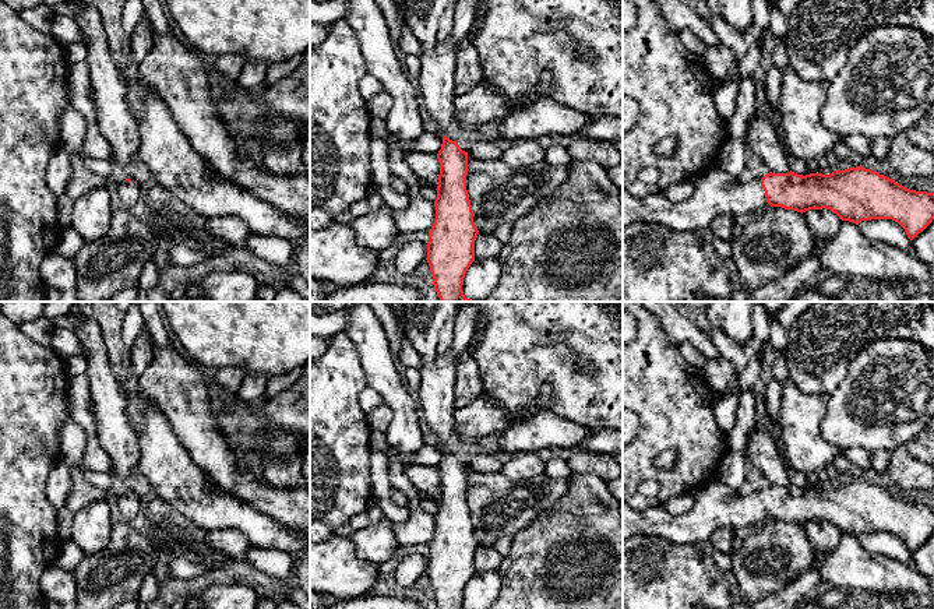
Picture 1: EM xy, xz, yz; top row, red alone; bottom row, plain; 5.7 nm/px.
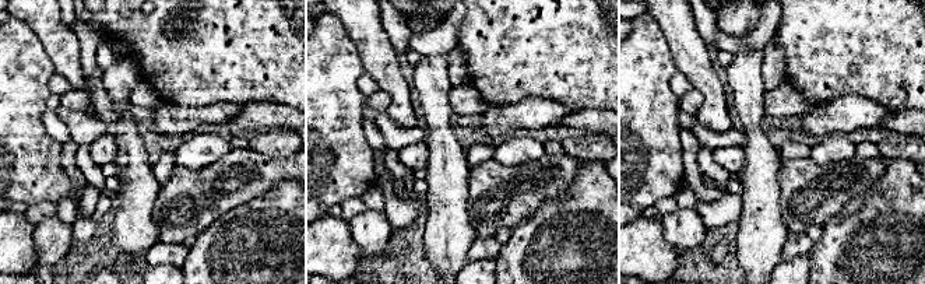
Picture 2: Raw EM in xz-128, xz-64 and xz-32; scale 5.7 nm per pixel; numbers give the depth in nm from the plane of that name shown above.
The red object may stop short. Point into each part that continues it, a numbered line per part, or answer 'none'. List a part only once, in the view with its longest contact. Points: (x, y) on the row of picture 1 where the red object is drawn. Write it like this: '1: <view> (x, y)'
1: yz (716, 193)

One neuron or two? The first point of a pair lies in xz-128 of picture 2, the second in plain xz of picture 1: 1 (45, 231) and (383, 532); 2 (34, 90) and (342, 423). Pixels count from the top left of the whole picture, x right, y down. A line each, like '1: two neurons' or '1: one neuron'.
1: one neuron
2: one neuron

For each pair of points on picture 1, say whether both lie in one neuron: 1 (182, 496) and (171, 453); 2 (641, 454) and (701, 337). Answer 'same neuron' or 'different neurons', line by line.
1: same neuron
2: different neurons

